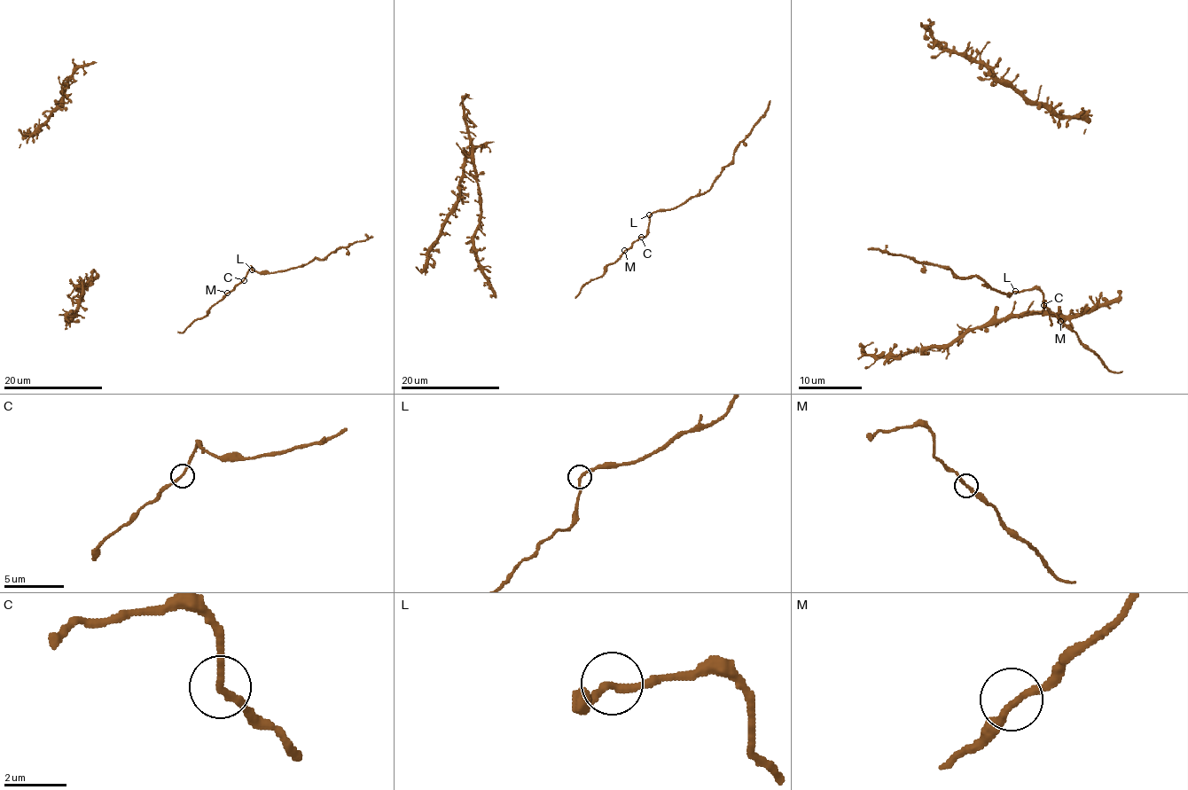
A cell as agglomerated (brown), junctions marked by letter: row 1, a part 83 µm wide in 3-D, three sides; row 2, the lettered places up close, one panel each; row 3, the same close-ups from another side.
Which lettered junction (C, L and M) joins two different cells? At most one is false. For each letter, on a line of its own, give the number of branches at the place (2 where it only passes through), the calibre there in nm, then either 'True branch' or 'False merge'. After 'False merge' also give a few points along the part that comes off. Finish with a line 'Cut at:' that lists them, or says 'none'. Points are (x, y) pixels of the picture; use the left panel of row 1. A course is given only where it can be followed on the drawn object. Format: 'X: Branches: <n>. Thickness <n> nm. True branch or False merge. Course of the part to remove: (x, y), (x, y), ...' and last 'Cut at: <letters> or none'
C: Branches: 2. Thickness 200 nm. True branch
L: Branches: 2. Thickness 220 nm. True branch
M: Branches: 2. Thickness 240 nm. True branch
Cut at: none

